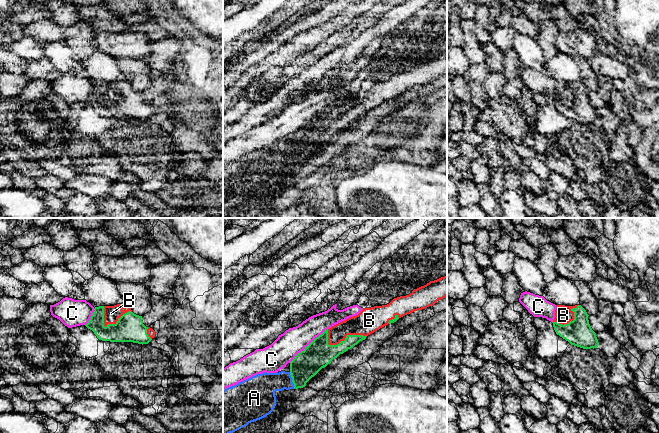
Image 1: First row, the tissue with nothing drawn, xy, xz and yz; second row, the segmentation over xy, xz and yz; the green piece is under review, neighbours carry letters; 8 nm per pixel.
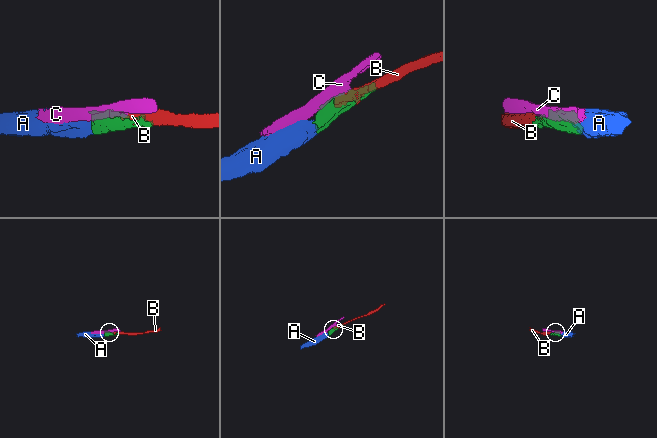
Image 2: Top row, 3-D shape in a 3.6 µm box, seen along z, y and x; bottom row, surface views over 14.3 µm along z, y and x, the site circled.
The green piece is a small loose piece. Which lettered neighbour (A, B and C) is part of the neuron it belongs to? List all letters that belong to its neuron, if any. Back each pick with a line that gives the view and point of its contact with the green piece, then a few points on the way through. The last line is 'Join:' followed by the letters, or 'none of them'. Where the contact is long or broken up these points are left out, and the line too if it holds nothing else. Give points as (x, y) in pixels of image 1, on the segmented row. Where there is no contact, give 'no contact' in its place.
A: meets green in xz at (292, 380); runs through xz (306, 364), (292, 380), (269, 382), (262, 387)
B: meets green in xz at (346, 336)
Join: A, B

